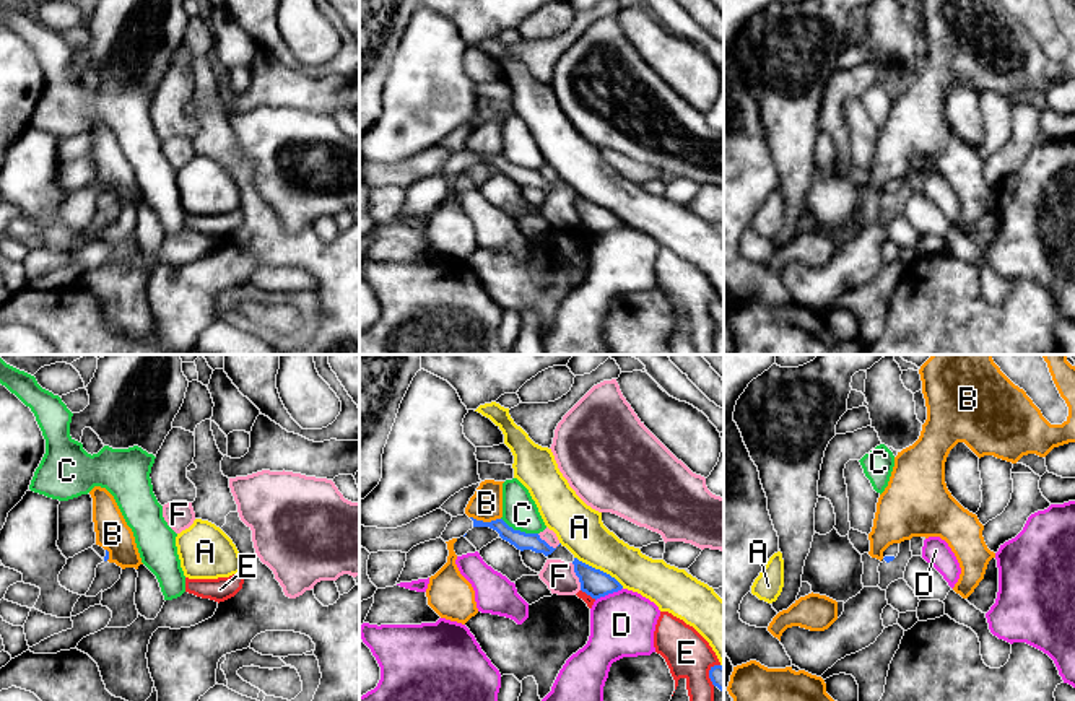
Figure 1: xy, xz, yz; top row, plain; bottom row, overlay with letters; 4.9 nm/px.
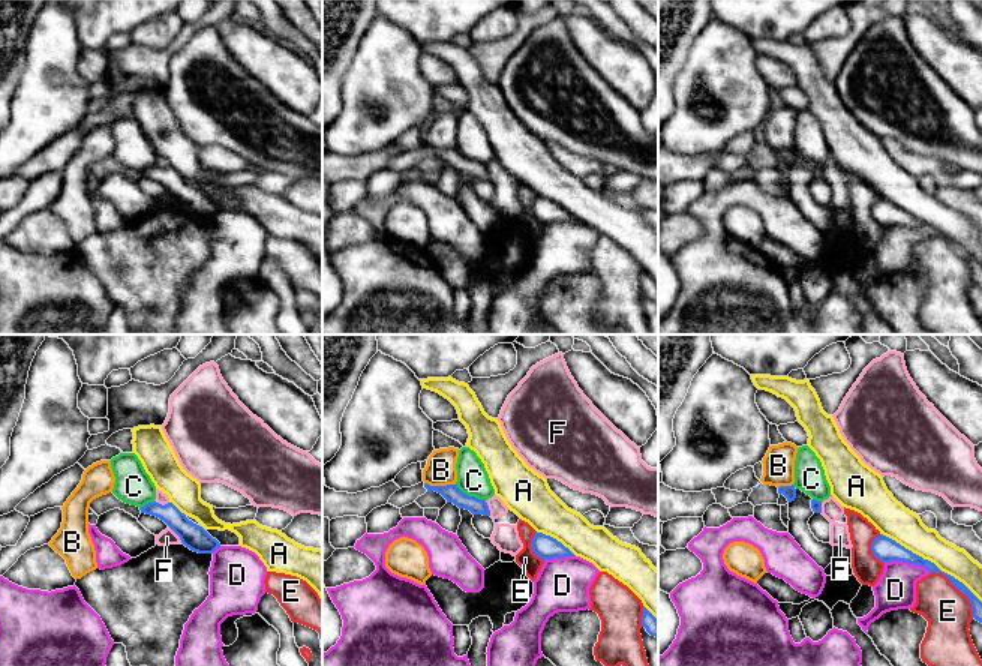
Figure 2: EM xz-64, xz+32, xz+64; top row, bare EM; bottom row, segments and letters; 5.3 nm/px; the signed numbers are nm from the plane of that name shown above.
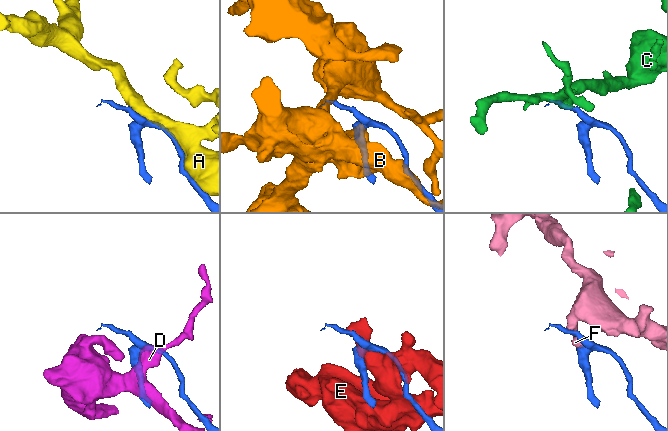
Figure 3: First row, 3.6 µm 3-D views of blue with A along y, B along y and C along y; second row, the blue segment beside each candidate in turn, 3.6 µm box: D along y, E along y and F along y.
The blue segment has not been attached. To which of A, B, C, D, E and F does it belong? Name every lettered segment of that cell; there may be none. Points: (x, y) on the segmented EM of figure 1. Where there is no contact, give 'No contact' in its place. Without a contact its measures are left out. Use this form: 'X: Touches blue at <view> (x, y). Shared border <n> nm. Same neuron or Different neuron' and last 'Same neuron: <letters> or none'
A: Touches blue at xz (599, 570). Shared border 300 nm. Different neuron
B: Touches blue at xz (485, 522). Shared border 150 nm. Different neuron
C: Touches blue at xz (519, 531). Shared border 200 nm. Different neuron
D: Touches blue at xz (609, 592). Shared border 150 nm. Different neuron
E: Touches blue at xz (709, 674). Shared border 120 nm. Different neuron
F: Touches blue at xz (576, 574). Shared border 140 nm. Different neuron
Same neuron: none

